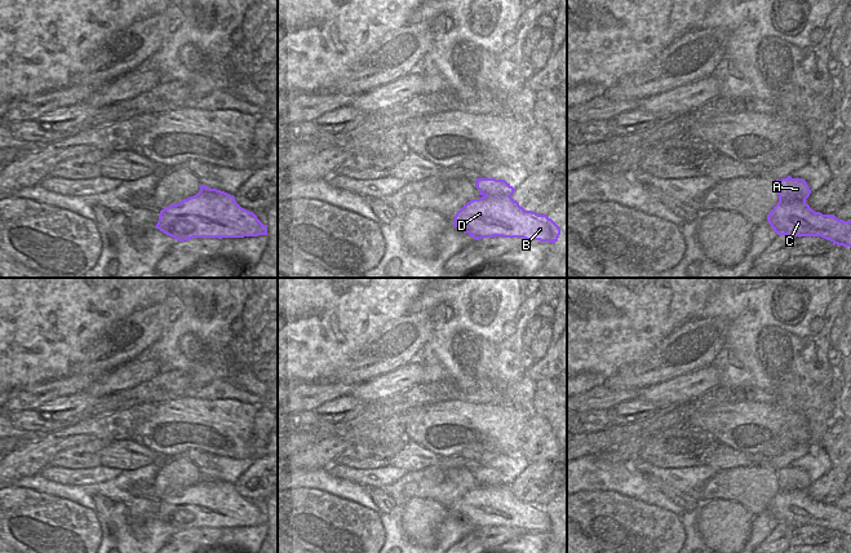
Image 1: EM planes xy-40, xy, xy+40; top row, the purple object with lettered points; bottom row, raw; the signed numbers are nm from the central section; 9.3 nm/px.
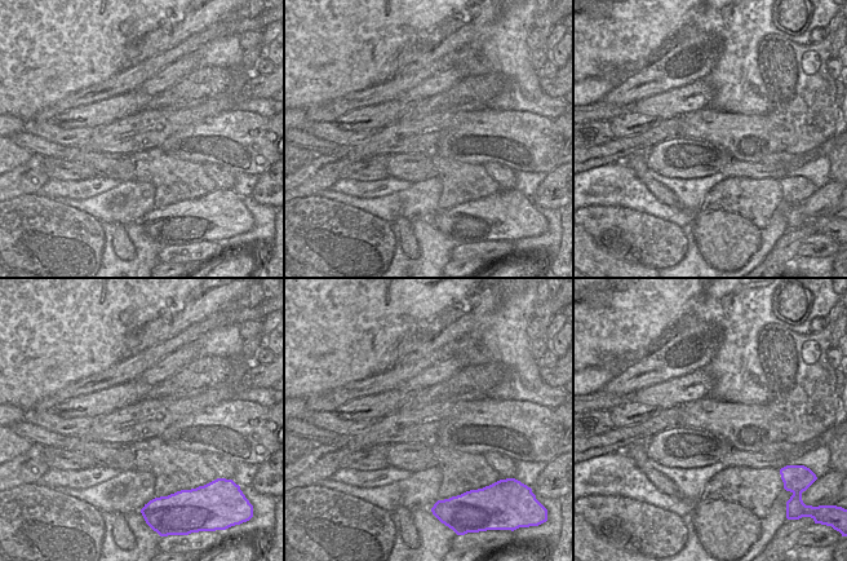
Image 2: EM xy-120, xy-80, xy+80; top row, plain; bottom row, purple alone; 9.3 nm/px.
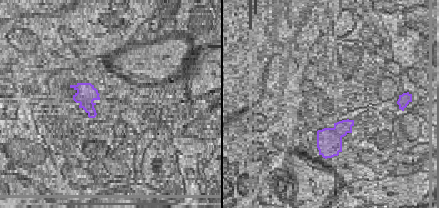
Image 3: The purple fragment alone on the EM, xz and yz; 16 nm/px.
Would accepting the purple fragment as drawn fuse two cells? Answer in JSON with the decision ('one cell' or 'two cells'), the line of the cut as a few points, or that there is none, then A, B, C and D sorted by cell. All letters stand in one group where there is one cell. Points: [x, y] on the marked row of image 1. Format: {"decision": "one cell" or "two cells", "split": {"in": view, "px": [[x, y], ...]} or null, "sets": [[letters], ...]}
{"decision": "two cells", "split": {"in": "xy", "px": [[484, 195], [510, 197]]}, "sets": [["A"], ["B", "C", "D"]]}

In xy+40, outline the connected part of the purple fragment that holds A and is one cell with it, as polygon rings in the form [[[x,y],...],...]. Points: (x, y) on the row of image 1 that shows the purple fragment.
[[[786,178],[776,180],[775,185],[777,187],[779,202],[793,202],[793,200],[806,200],[811,190],[807,182],[802,178]]]

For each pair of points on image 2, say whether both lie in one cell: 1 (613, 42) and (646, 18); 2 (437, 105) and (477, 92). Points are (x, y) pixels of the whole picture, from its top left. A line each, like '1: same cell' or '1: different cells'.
1: same cell
2: same cell

